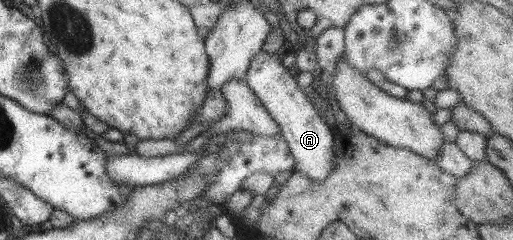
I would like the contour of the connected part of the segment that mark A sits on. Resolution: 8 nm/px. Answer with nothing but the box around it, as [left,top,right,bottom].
[245,51,334,181]

